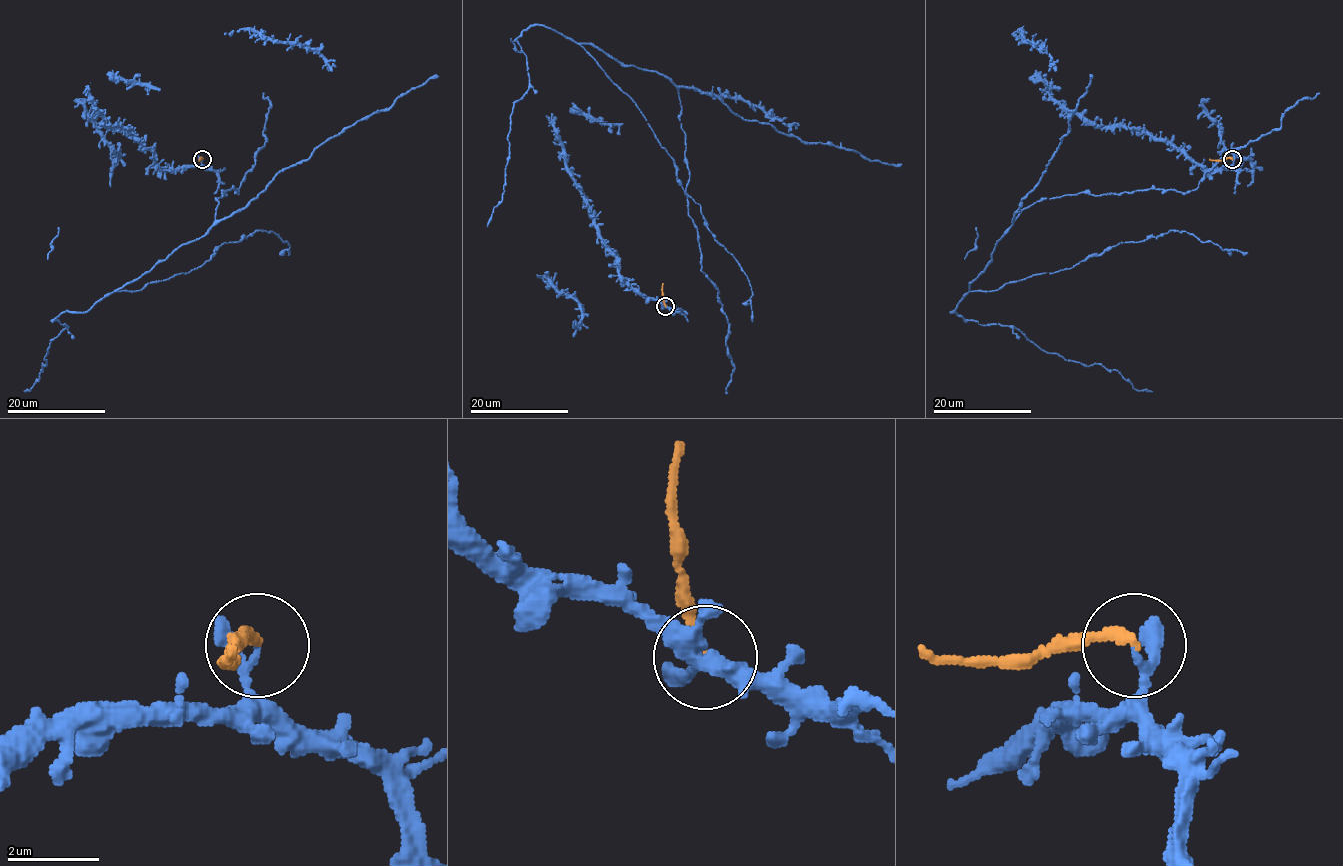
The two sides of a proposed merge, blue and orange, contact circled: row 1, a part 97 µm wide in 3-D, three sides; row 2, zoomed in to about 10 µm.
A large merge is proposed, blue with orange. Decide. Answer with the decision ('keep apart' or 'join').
keep apart

